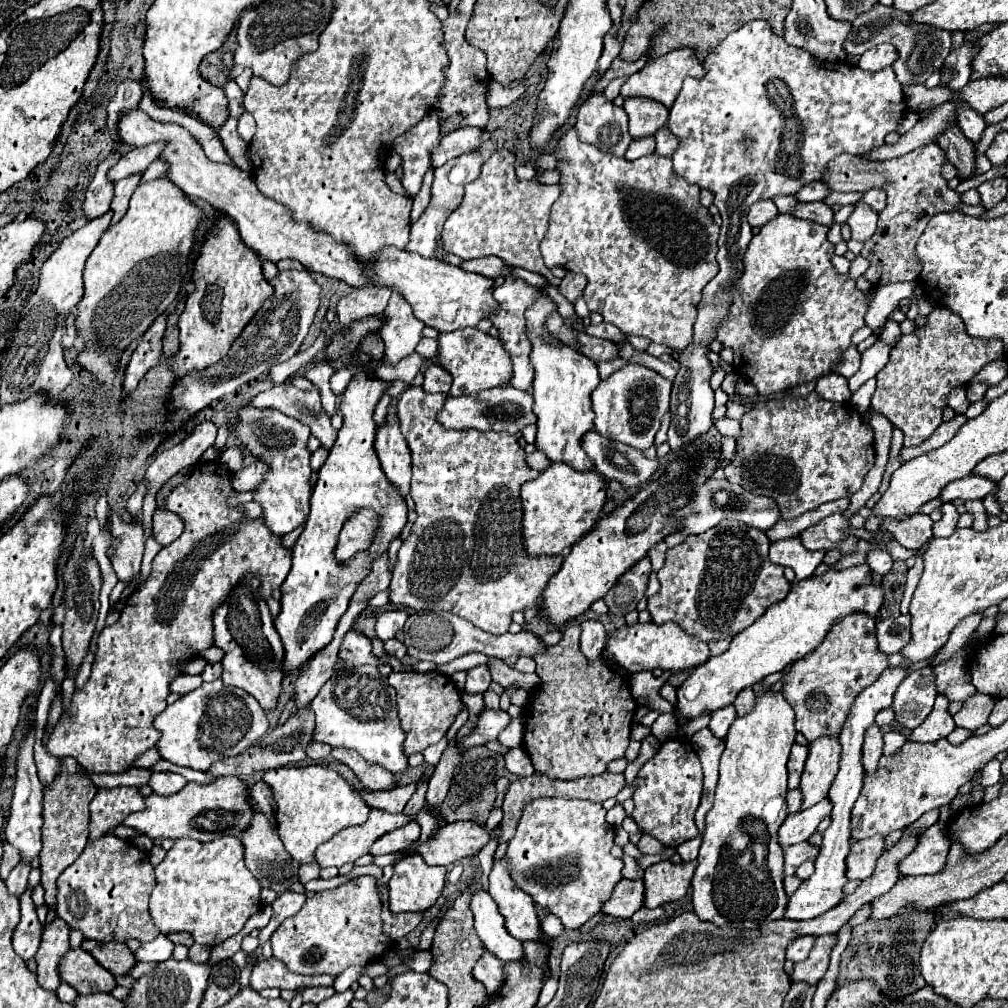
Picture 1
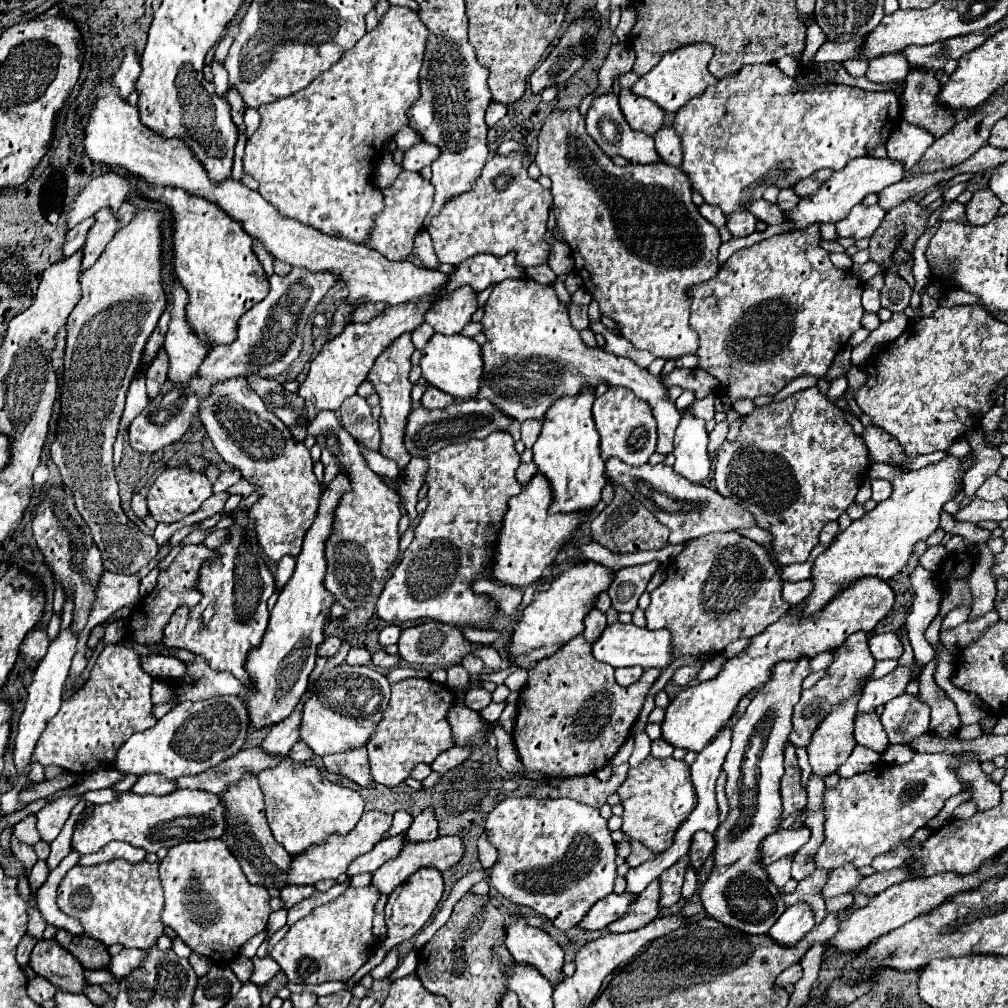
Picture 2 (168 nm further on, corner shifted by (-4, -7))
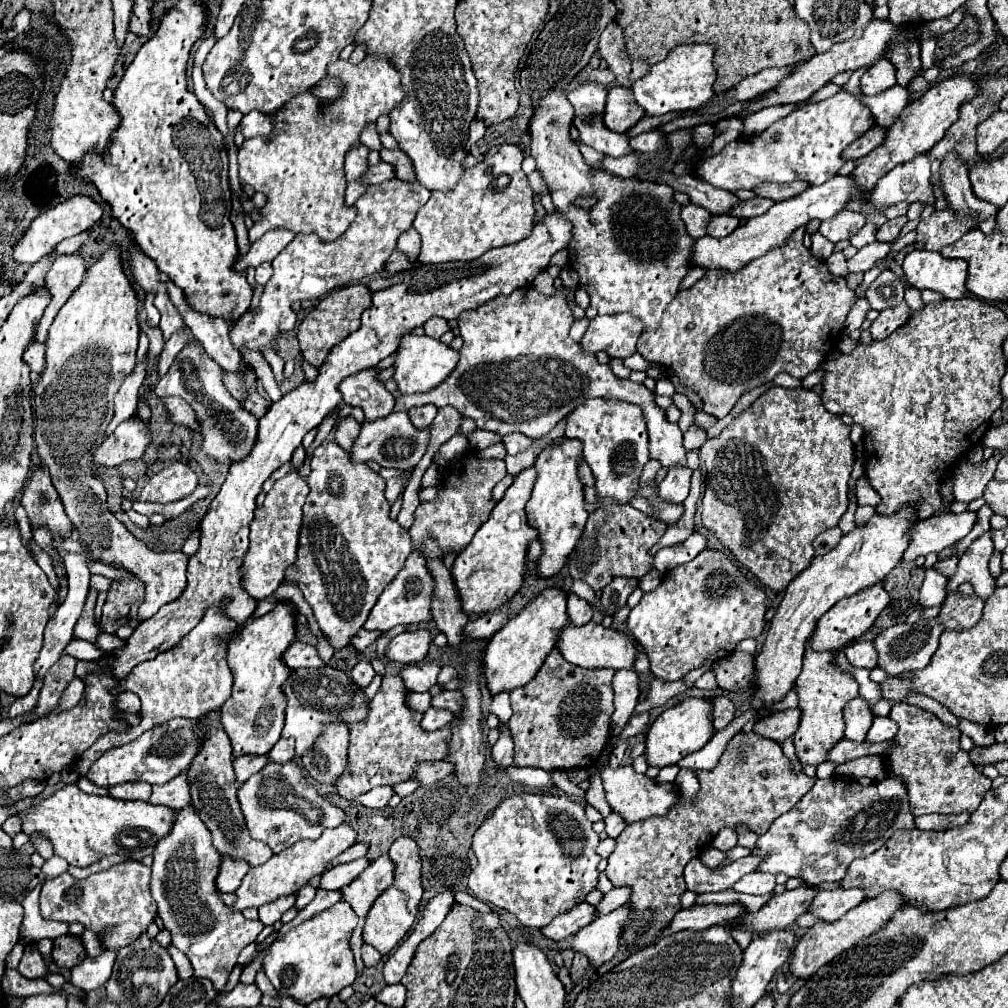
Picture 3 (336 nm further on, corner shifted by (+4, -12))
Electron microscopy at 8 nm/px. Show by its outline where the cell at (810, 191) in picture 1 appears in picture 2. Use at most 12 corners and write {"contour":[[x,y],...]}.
{"contour":[[791,188],[781,190],[777,196],[777,206],[781,210],[793,208],[797,200]]}

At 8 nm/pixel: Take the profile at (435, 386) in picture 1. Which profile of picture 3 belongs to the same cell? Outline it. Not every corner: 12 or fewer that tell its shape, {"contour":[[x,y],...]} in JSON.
{"contour":[[435,405],[409,409],[411,423],[427,427],[437,415]]}

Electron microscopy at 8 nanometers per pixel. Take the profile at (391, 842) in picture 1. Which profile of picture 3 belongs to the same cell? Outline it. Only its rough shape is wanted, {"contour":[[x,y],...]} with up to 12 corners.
{"contour":[[361,857],[329,869],[323,889],[341,889],[359,877],[371,859]]}

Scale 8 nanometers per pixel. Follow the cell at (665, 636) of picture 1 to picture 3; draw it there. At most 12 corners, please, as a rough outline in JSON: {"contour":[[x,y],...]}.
{"contour":[[593,621],[561,631],[557,649],[587,669],[633,669],[629,635]]}

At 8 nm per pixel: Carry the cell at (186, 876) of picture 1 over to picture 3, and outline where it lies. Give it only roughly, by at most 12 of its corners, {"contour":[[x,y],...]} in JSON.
{"contour":[[191,805],[153,851],[151,895],[195,975],[223,991],[265,925],[223,903]]}

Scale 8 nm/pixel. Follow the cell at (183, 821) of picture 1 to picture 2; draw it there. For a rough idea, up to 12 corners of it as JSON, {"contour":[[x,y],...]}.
{"contour":[[121,792],[75,824],[73,850],[147,852],[225,834],[219,796]]}

